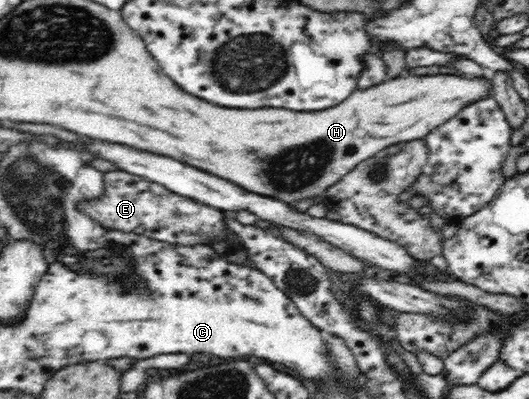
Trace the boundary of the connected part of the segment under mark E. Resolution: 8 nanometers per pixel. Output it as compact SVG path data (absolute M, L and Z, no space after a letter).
M125 171L103 173L105 193L93 201L81 201L77 208L99 222L101 226L111 230L135 232L157 241L169 244L211 244L215 239L226 240L227 225L223 223L223 213L215 207L207 207L195 203L193 199L185 199L181 195L167 191L159 183L151 183L139 175L131 175Z

